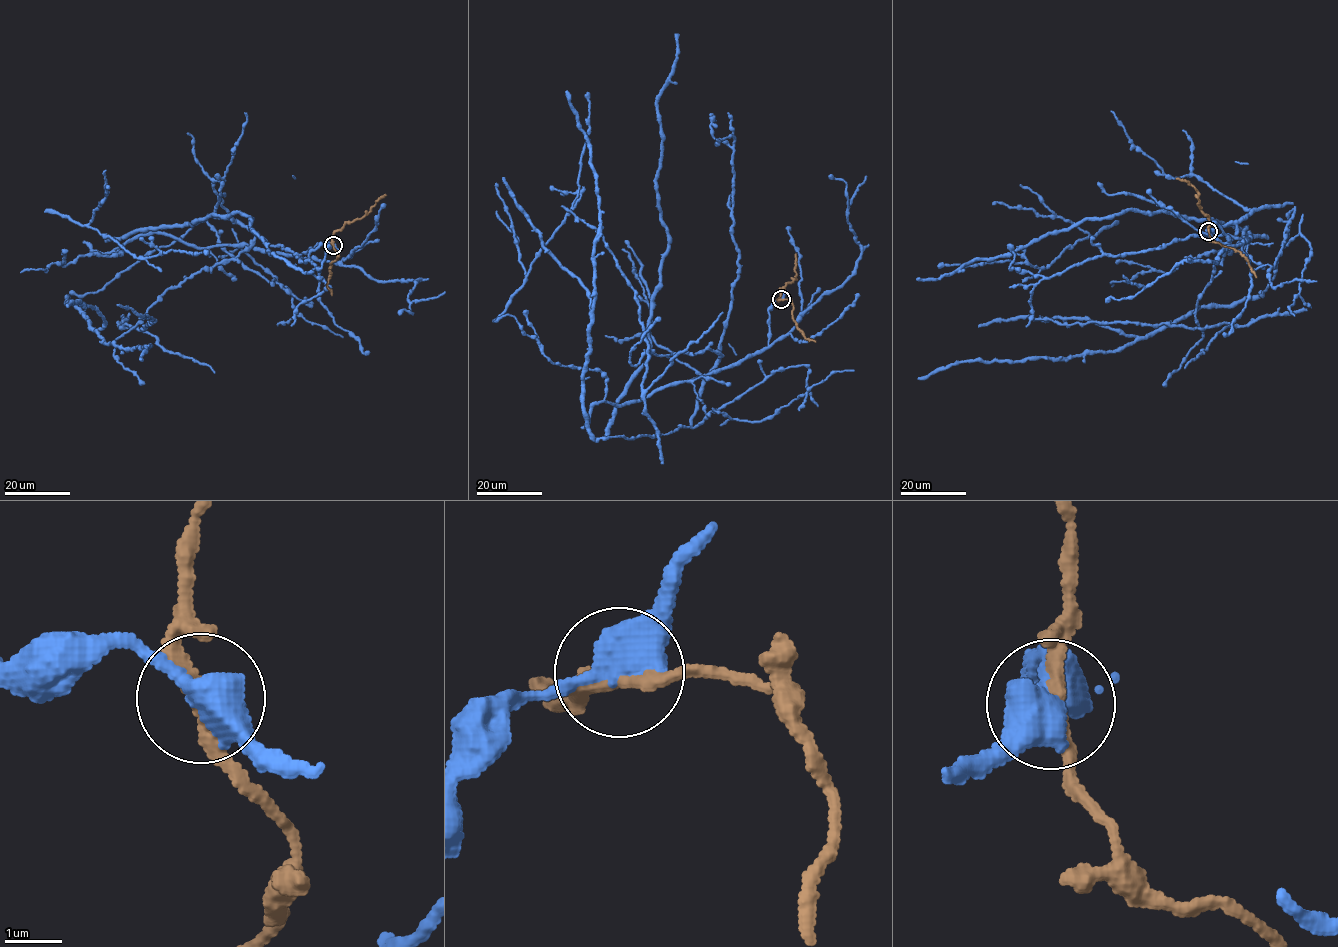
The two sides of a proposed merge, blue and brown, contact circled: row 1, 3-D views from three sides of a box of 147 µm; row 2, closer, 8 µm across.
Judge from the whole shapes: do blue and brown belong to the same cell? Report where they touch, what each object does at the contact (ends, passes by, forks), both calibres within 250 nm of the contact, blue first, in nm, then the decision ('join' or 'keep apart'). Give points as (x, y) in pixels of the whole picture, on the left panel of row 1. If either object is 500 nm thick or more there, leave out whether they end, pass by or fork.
at (333, 245); 500 nm thick on the blue side, 240 nm on the other; keep apart

